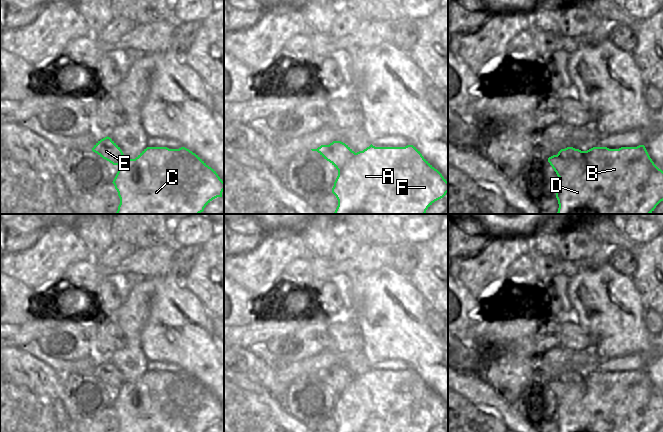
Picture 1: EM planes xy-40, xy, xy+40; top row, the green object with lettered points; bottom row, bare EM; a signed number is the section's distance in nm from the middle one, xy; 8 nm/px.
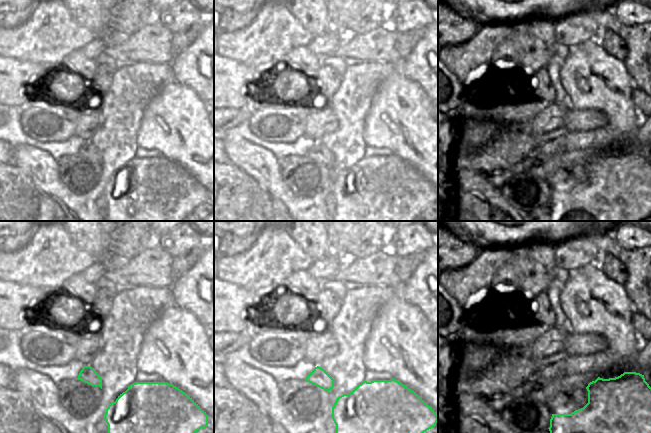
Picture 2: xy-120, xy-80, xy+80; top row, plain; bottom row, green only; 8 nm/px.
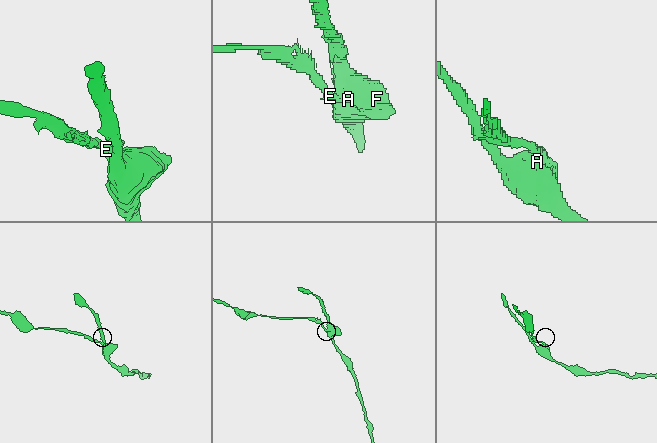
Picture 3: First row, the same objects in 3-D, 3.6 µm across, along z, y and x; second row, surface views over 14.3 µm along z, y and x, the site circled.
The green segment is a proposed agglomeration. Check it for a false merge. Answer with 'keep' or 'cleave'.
cleave

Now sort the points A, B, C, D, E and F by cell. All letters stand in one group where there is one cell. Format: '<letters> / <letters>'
A B C D F / E

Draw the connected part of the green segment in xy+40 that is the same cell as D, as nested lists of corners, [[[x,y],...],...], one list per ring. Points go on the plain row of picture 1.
[[[644,369],[637,371],[593,371],[584,375],[586,392],[575,403],[558,402],[556,422],[559,432],[656,432],[663,425],[663,395],[650,382]]]

